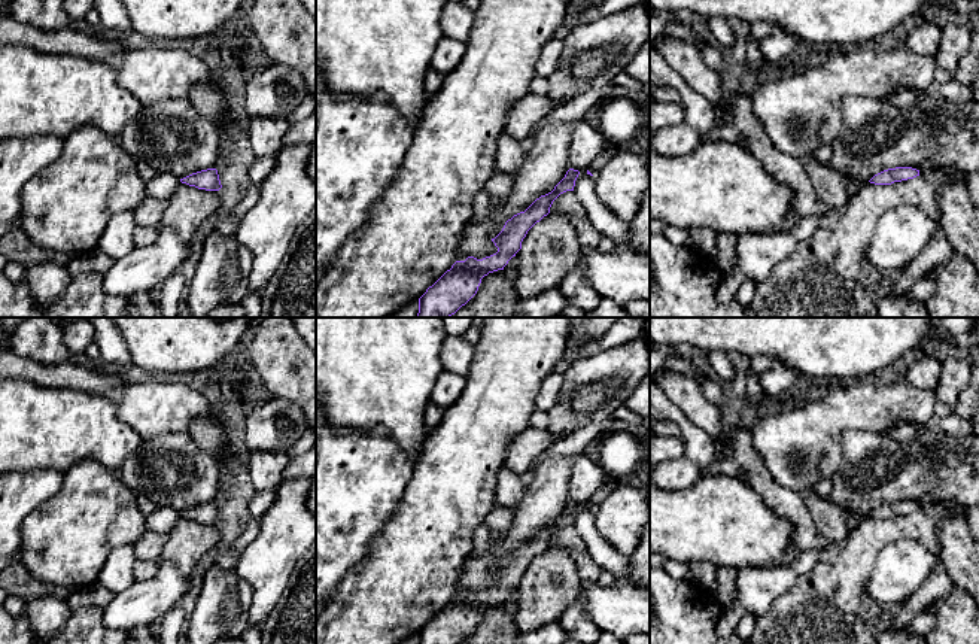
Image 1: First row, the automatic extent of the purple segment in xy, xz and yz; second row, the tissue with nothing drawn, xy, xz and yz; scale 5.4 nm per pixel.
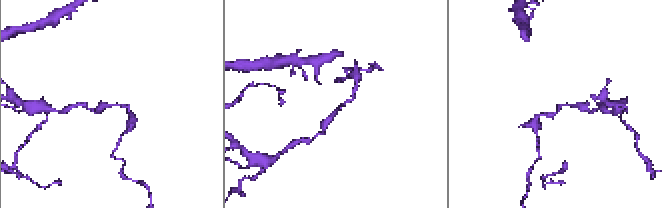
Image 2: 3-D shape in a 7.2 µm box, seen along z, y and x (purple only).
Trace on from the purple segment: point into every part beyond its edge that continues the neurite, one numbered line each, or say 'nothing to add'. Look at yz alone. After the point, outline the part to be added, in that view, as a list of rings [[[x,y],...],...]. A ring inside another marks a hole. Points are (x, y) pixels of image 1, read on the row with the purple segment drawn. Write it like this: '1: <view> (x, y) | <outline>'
nothing to add

